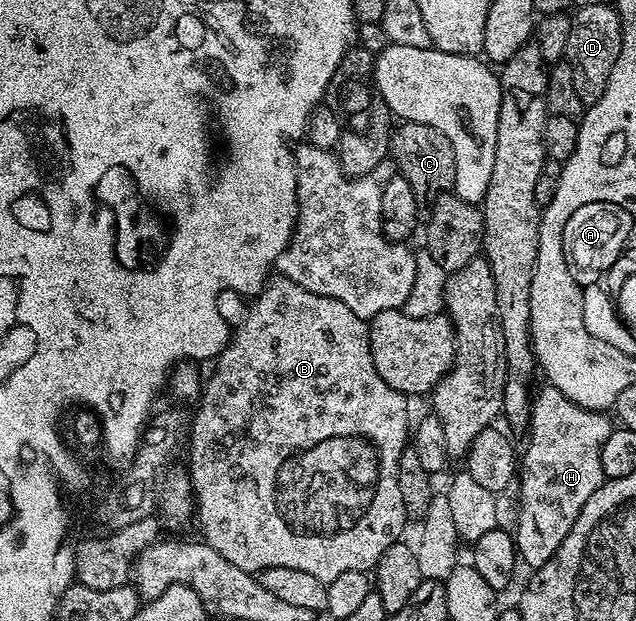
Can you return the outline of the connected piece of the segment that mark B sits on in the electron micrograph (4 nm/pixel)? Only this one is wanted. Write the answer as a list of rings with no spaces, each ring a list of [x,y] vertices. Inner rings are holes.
[[[282,275],[272,276],[263,288],[254,294],[252,301],[255,302],[248,309],[243,301],[246,300],[231,289],[227,289],[219,296],[219,313],[234,329],[231,340],[223,348],[223,352],[214,358],[215,370],[208,381],[206,378],[197,401],[199,410],[196,411],[195,418],[189,421],[189,476],[193,490],[193,505],[197,510],[197,521],[199,517],[199,529],[203,532],[202,540],[209,547],[213,547],[217,555],[225,555],[225,559],[229,559],[233,567],[241,567],[252,575],[265,569],[292,569],[305,571],[305,575],[314,575],[326,583],[337,579],[337,575],[342,575],[344,571],[374,570],[383,552],[402,538],[399,536],[403,533],[403,524],[408,524],[409,521],[399,486],[399,461],[409,445],[408,398],[393,391],[393,387],[389,387],[389,383],[385,383],[385,379],[377,375],[377,367],[373,367],[373,355],[369,347],[368,322],[353,315],[353,311],[349,311],[345,303],[337,303],[337,299],[305,291],[305,287]]]

